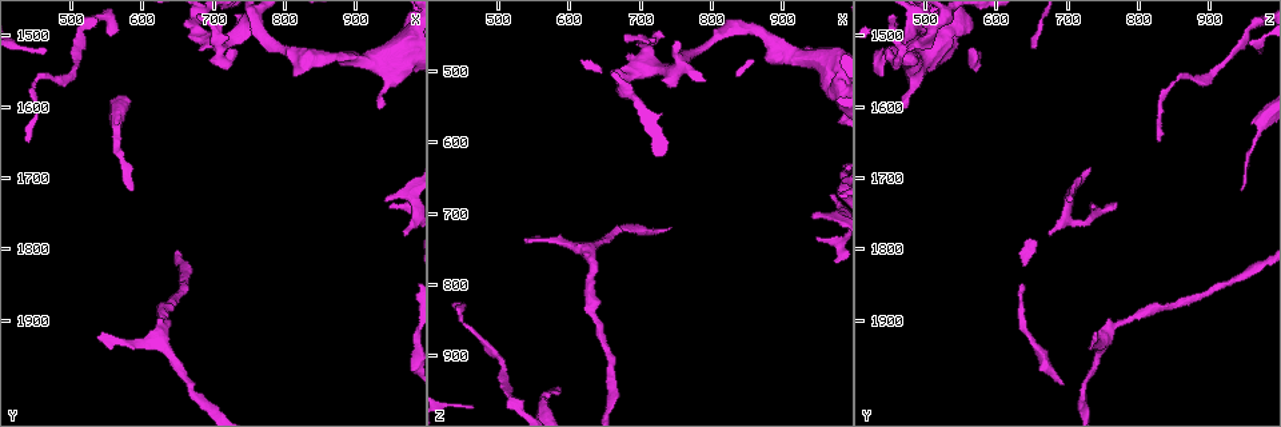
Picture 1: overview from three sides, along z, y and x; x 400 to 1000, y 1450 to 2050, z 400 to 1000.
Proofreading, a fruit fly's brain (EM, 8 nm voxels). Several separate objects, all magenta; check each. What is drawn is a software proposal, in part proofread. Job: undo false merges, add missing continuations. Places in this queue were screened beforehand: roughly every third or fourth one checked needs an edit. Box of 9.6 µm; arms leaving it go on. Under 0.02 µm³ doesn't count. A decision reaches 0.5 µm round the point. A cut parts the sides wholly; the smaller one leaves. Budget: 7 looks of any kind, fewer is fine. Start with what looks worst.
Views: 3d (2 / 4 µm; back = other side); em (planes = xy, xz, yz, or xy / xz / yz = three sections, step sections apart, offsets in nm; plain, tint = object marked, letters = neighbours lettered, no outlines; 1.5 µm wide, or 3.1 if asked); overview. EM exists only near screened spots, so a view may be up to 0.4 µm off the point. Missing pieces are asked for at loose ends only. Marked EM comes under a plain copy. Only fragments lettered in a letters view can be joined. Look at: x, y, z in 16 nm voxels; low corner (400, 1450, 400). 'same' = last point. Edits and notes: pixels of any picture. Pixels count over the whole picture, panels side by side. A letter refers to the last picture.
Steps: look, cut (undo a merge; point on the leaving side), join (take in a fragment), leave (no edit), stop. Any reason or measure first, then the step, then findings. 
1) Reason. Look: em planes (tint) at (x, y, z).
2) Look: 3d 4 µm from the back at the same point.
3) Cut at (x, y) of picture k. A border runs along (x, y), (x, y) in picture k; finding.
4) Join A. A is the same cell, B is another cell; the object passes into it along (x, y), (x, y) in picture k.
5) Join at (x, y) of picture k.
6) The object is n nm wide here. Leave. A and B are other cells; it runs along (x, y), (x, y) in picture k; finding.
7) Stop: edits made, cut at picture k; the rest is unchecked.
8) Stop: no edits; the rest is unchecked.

Thin end. Look: em yz step 8 (tint) at (545, 1920, 735).

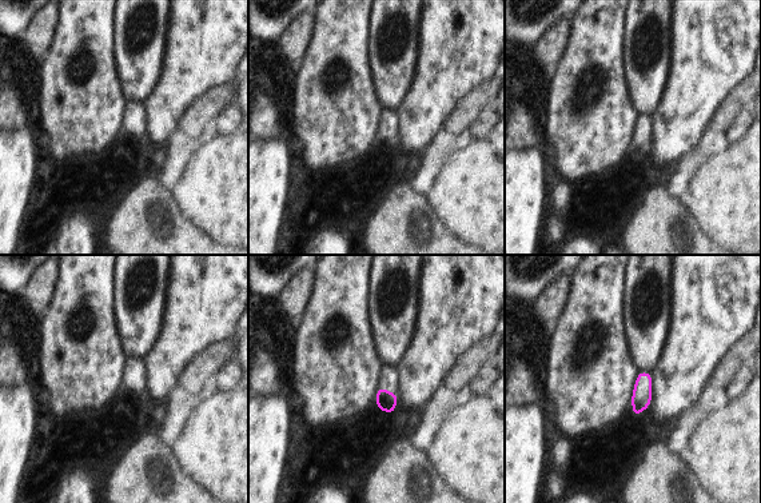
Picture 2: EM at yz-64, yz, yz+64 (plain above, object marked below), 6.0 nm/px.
Another direction. Look: em planes (letters) at the same point.

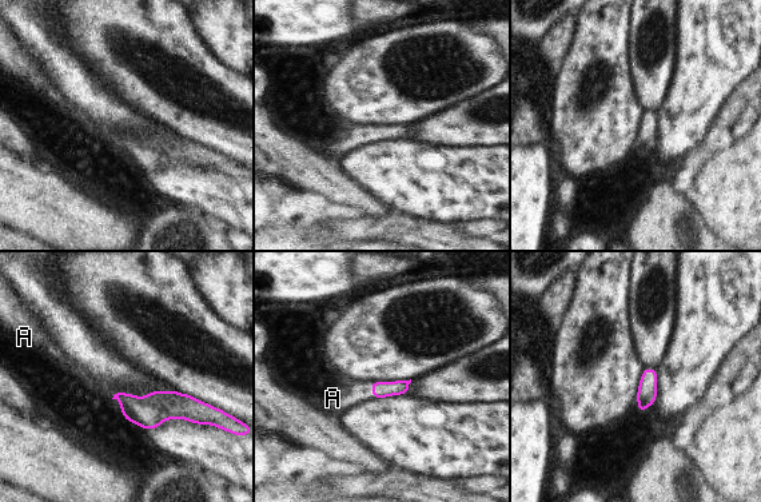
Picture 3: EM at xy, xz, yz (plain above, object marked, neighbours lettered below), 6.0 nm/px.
Join A. A is the same cell; the object passes into it along (379, 389), (373, 390), (333, 398) in picture 3; the neuron continues.

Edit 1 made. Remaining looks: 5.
Free end. Look: 3d 2 µm at (730, 1520, 445).

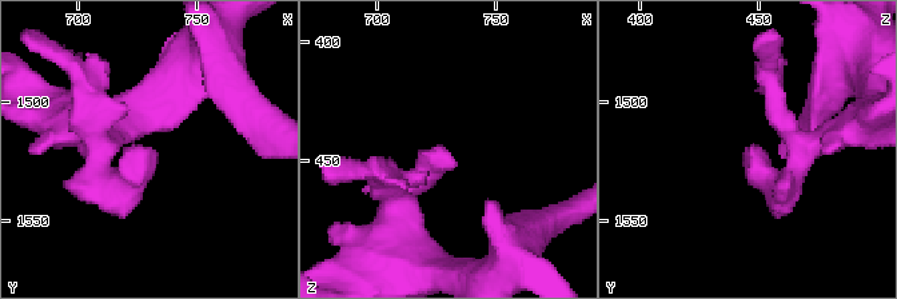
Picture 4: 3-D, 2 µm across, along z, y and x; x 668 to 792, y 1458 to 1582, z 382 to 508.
Shape alone is not enough. Look: em planes (letters) at (728, 1520, 444).

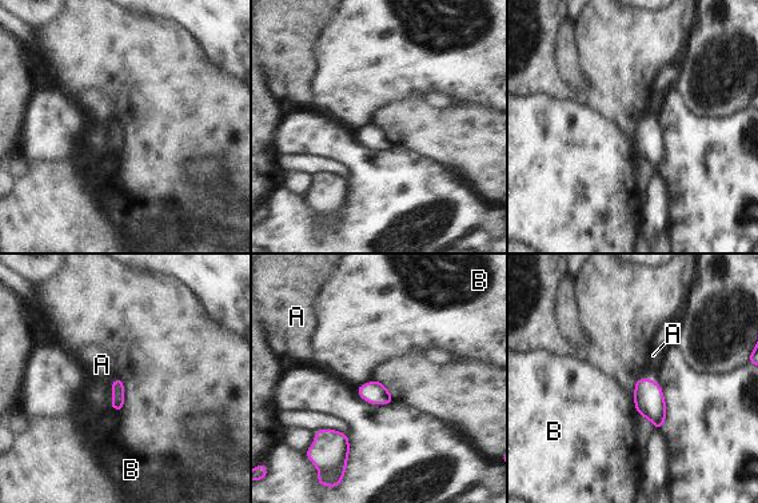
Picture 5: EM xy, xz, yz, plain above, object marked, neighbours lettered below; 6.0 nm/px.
Leave. A and B are other cells; a border runs along (114, 379), (111, 406), (120, 411) in picture 5; no lettered fragment goes on from it.

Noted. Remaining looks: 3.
Stop: edits made, join at picture 3; the rest is unchecked.

